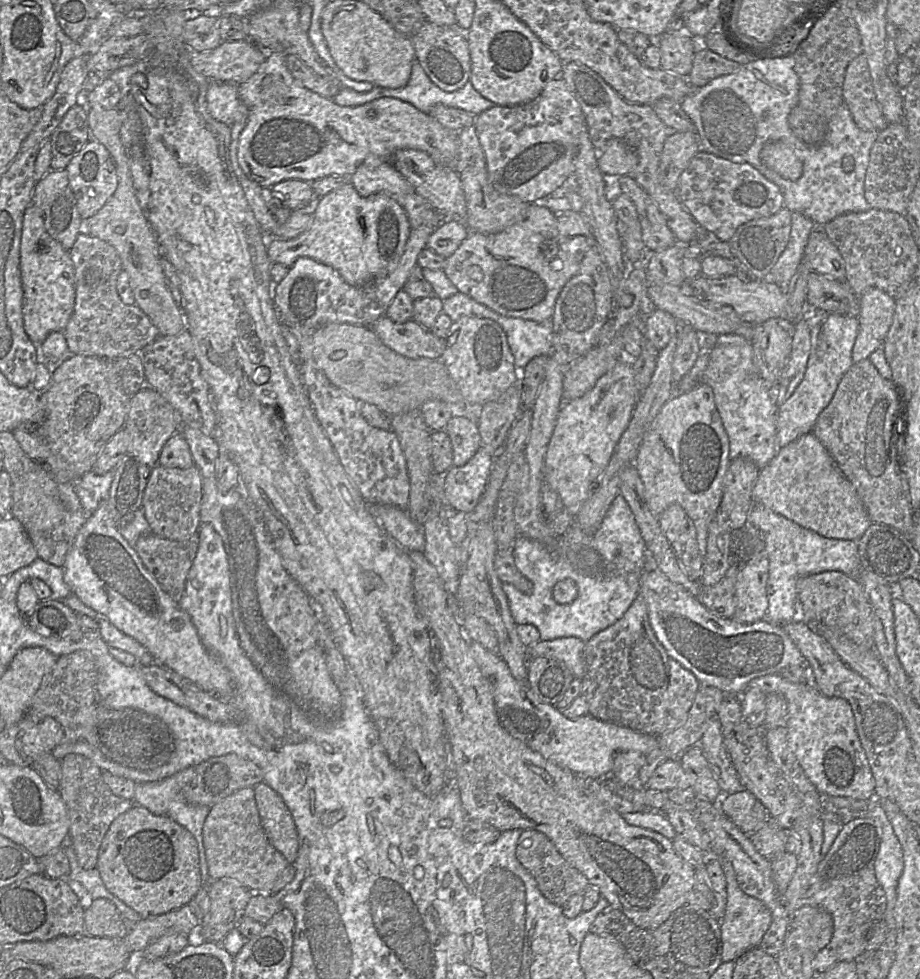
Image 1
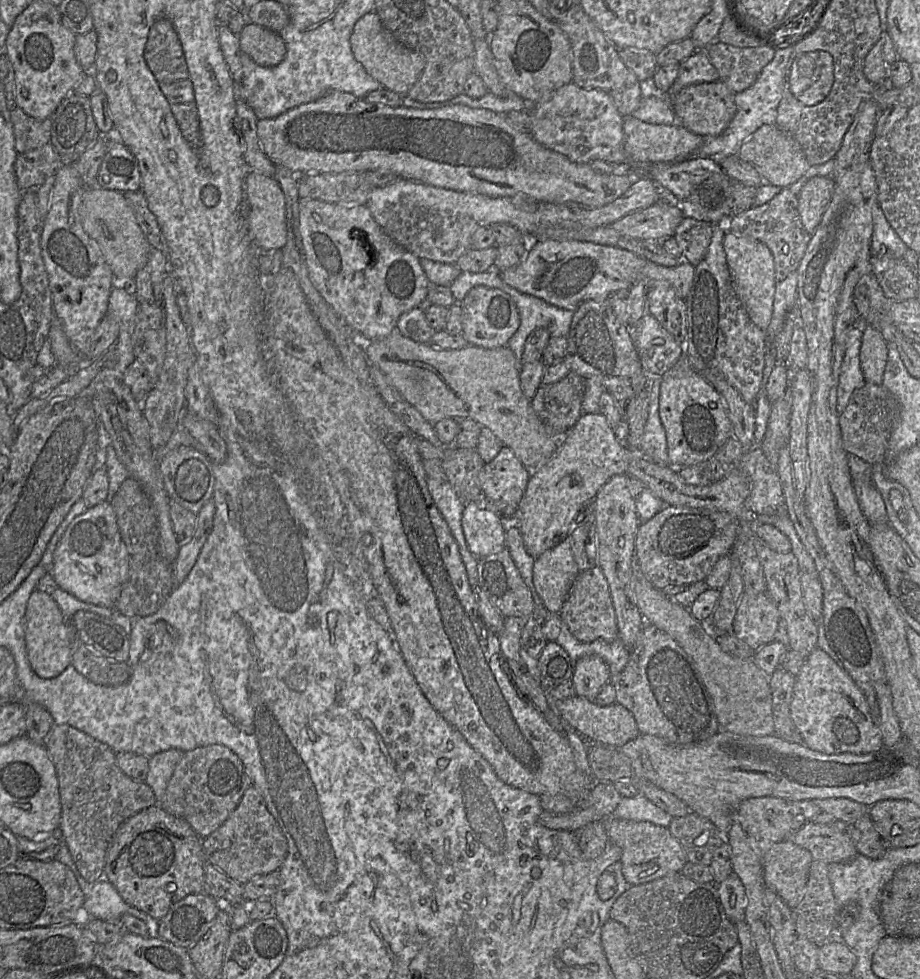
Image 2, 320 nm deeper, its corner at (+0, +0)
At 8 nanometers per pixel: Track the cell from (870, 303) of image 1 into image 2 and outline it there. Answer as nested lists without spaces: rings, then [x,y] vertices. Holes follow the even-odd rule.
[[[867,324],[864,328],[860,347],[861,368],[866,382],[883,383],[888,352],[888,342],[876,328]]]

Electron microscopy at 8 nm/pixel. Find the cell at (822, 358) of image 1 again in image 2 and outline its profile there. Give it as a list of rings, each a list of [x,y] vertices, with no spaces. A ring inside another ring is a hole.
[[[858,320],[847,333],[845,353],[837,386],[837,412],[846,408],[853,392],[866,383],[860,362],[860,347],[865,326]]]

